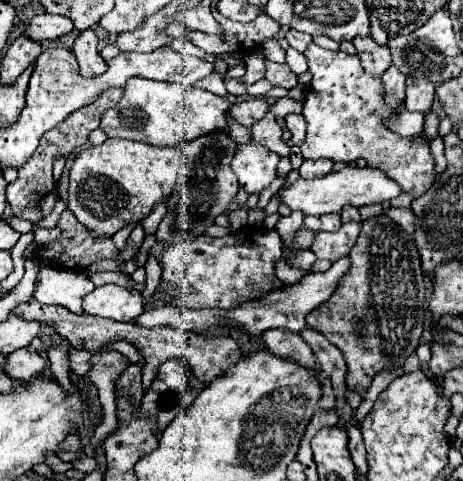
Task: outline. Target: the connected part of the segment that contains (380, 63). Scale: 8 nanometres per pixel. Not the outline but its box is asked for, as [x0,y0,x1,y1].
[352,37,392,77]

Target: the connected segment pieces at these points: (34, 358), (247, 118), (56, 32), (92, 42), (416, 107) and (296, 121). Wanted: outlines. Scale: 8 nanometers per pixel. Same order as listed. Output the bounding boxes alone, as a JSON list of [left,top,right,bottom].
[[4,349,46,381],[230,97,270,127],[24,13,72,41],[72,29,108,77],[404,79,436,115],[284,115,306,145]]

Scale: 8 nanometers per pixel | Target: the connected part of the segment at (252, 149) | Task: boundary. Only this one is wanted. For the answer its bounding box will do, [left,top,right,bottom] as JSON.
[232,141,280,195]

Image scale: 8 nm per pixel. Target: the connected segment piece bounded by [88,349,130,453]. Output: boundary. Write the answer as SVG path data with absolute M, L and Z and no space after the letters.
M114 349L92 355L92 367L88 371L88 377L98 389L98 397L100 397L102 413L104 413L104 421L96 427L96 433L90 439L90 447L92 447L94 453L96 453L98 445L100 445L100 441L104 441L118 427L116 401L114 401L114 381L120 377L122 367L128 365L128 363L130 361L122 353L114 351Z

